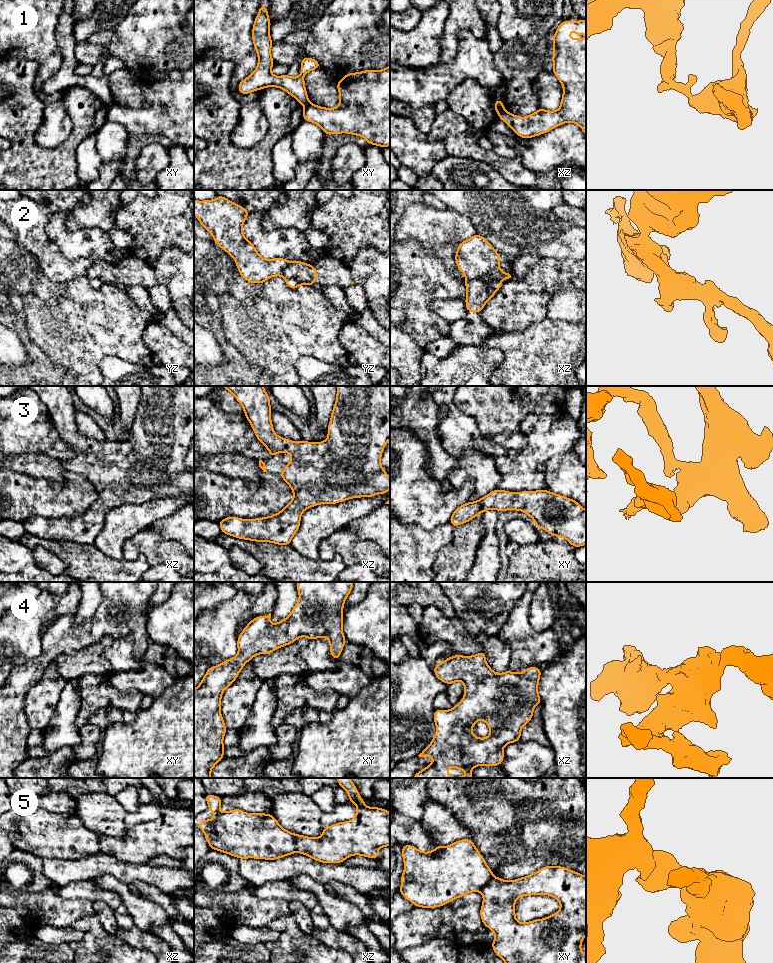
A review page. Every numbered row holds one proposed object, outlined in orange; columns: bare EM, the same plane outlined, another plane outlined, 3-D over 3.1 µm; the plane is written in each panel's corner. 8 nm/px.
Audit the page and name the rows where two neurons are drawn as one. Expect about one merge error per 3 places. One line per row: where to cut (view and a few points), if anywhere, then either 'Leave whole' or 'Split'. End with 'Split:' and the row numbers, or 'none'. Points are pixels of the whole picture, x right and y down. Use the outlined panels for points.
1: Split along xz (505, 110), (499, 115). Split
2: Split along xz (498, 267), (479, 278), (466, 282). Split
3: No split. Leave whole
4: No split. Leave whole
5: Split along xz (293, 834), (297, 851). Split
Split: 1, 2, 5

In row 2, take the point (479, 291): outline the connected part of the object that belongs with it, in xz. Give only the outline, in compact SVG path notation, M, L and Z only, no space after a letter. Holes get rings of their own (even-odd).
M497 268L480 279L466 282L466 311L480 313L488 300L496 294L492 283L503 279L511 280L513 279L513 275L511 273L505 273L500 268Z

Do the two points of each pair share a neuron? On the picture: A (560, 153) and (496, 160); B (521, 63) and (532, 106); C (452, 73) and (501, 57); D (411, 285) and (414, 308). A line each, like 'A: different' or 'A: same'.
A: different
B: same
C: different
D: same

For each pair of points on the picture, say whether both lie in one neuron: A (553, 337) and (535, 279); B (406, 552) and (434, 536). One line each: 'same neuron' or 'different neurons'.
A: different neurons
B: same neuron

